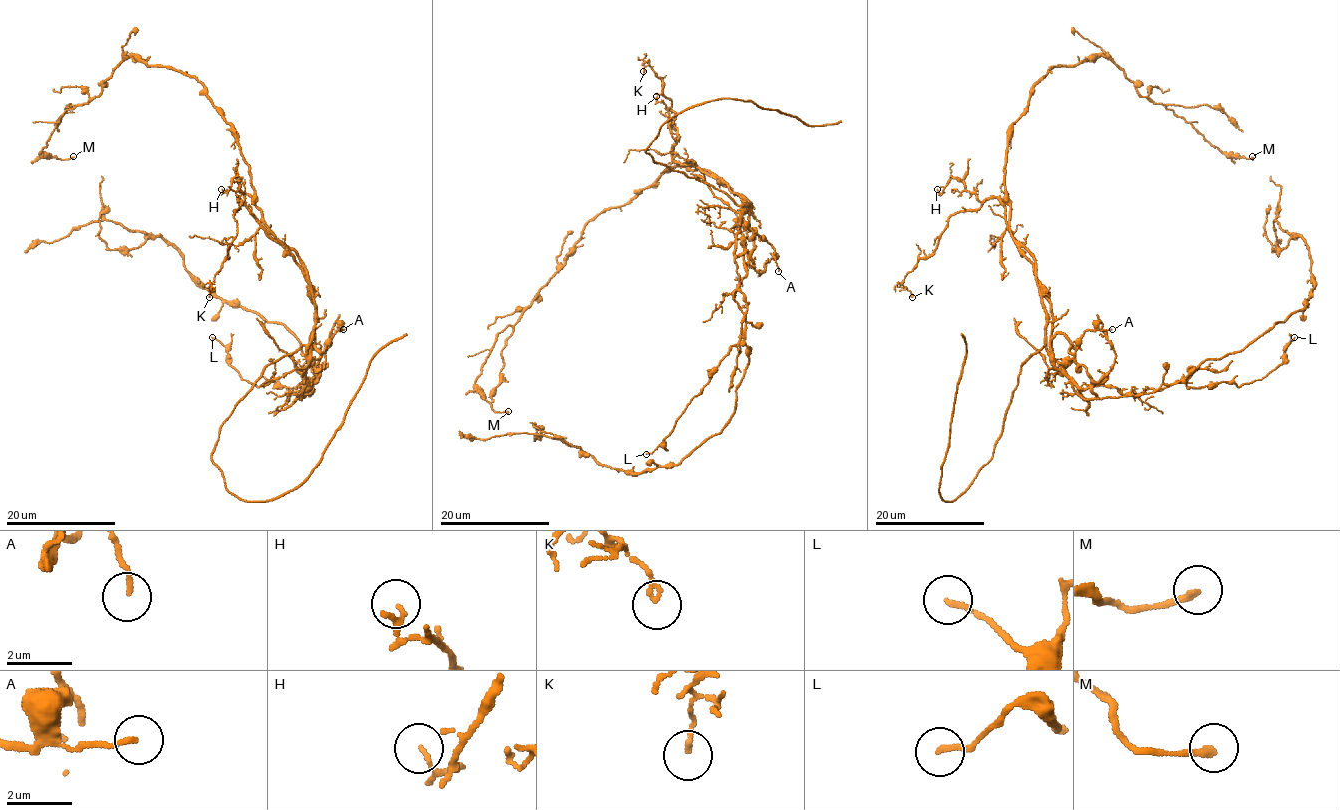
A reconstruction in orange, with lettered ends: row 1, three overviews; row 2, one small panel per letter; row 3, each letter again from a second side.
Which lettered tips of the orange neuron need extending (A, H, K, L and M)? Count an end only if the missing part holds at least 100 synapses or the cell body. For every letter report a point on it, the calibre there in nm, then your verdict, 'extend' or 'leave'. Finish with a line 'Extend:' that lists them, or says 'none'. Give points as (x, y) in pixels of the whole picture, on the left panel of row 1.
A: (343, 329) | 130 nm | leave
H: (221, 189) | 90 nm | leave
K: (209, 297) | 140 nm | leave
L: (212, 337) | 160 nm | leave
M: (73, 156) | 200 nm | leave
Extend: none

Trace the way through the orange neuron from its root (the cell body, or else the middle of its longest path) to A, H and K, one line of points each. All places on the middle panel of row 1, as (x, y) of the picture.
A: (749, 212), (746, 212), (749, 229), (754, 229), (771, 245), (778, 271)
H: (749, 212), (746, 203), (720, 180), (672, 158), (679, 137), (675, 114), (656, 96)
K: (749, 212), (746, 203), (720, 180), (672, 158), (671, 101), (646, 62), (643, 71)

